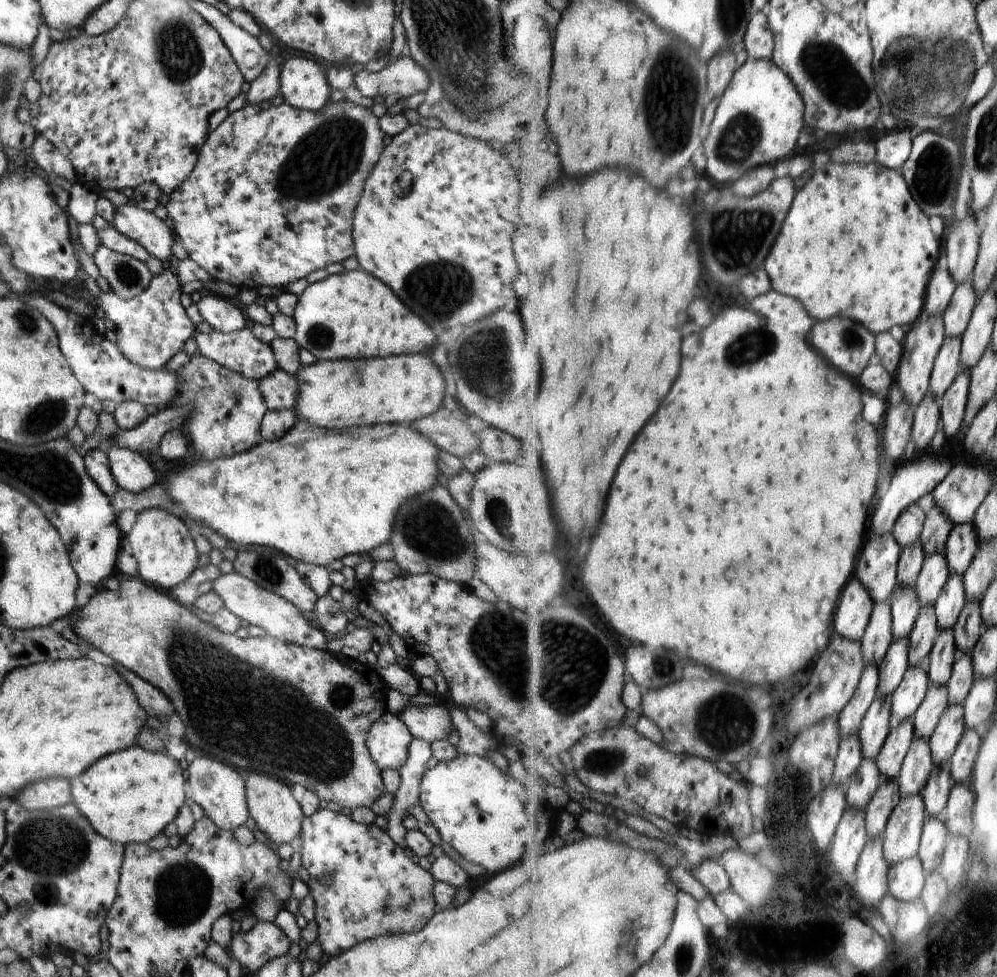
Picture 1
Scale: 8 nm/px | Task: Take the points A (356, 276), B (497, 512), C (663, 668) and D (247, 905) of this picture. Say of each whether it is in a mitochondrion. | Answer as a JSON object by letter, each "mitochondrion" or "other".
{"A":"other","B":"mitochondrion","C":"mitochondrion","D":"other"}

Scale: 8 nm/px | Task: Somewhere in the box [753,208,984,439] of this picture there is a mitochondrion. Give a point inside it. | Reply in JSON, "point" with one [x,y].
{"point":[852,338]}

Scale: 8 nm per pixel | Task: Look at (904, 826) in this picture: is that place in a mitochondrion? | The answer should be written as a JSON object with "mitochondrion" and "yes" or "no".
{"mitochondrion":"yes"}

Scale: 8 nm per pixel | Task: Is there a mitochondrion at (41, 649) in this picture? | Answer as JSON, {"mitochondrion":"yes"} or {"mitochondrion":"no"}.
{"mitochondrion":"no"}

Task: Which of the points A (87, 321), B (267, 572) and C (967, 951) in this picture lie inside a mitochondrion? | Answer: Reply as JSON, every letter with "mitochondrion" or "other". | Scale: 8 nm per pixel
{"A":"other","B":"mitochondrion","C":"mitochondrion"}

